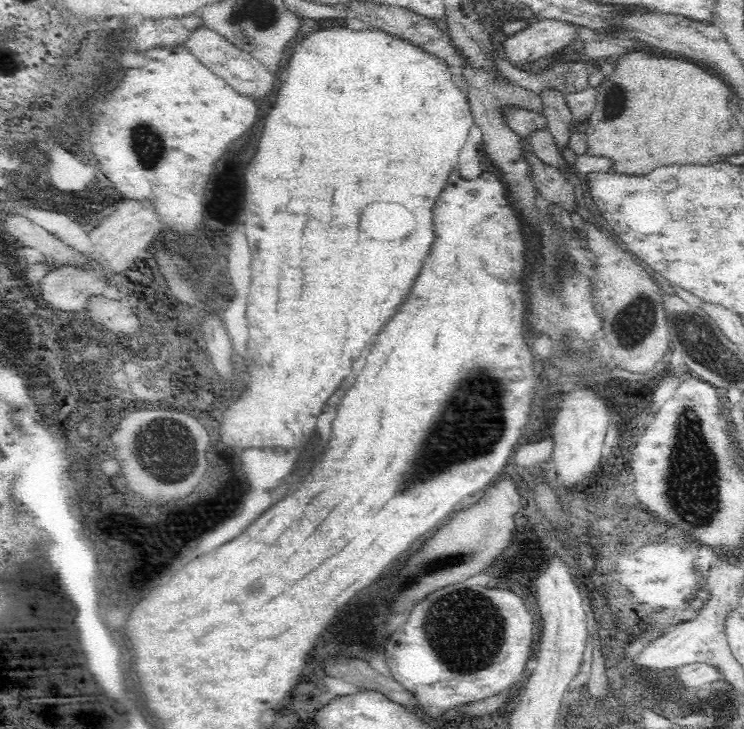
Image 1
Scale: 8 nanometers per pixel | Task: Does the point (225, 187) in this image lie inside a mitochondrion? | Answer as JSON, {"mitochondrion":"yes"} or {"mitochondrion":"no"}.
{"mitochondrion":"no"}

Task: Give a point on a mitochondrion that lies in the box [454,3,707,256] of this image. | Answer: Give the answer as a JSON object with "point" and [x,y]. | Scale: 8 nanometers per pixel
{"point":[615,97]}

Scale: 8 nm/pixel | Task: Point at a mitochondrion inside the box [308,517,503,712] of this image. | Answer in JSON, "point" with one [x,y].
{"point":[459,557]}

